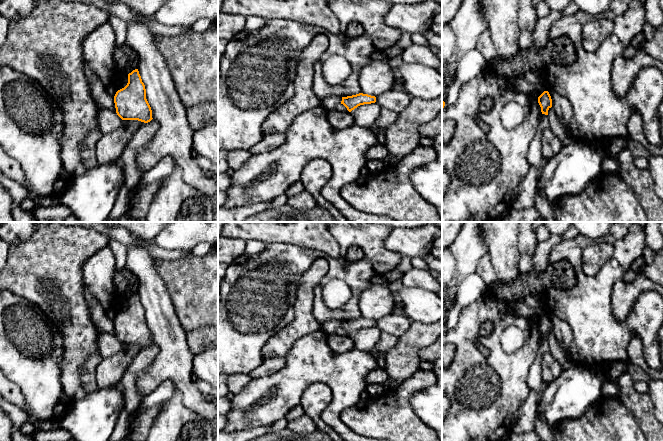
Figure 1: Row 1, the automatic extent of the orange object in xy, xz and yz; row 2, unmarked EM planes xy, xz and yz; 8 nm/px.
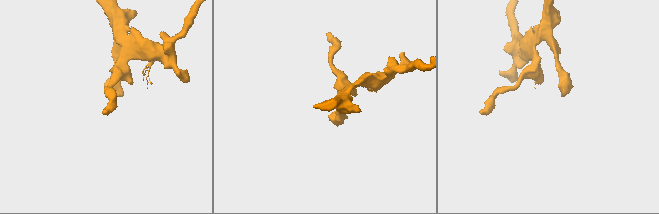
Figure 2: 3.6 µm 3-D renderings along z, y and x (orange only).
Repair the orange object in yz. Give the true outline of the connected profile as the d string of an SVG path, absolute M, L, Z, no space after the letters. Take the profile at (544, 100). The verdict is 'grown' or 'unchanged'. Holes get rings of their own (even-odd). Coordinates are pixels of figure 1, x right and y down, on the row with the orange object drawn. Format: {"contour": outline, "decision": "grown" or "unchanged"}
{"contour": "M544 91L538 97L538 103L541 107L542 114L548 115L548 110L552 107L552 99L548 91Z", "decision": "unchanged"}

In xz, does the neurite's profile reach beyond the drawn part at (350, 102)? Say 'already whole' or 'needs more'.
already whole

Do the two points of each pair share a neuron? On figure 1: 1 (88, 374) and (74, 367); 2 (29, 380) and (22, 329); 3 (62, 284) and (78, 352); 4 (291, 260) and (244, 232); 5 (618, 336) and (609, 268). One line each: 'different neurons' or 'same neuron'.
1: different neurons
2: same neuron
3: same neuron
4: different neurons
5: same neuron

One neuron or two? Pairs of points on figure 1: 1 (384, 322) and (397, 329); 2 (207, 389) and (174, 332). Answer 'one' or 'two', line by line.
1: one
2: two

